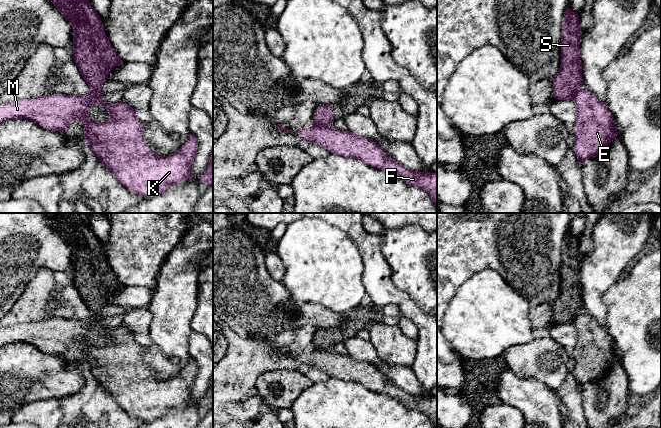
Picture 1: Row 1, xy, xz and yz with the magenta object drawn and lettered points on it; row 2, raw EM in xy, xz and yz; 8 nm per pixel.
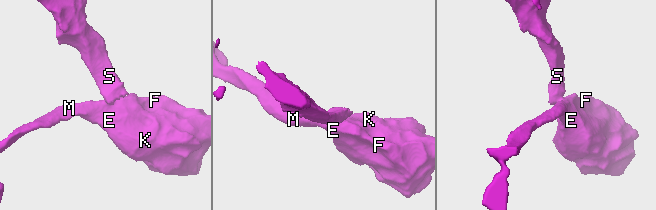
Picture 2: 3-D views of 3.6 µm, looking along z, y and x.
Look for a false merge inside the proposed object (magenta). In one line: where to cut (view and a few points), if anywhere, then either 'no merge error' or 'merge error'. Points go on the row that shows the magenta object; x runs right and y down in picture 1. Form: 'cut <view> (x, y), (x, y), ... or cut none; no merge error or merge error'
cut xy (92, 90), (100, 92); merge error

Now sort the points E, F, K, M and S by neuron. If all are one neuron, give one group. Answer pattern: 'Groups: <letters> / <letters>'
Groups: E F K M / S

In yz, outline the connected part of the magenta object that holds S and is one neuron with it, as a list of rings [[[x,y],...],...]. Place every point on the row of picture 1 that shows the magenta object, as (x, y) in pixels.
[[[567,6],[562,21],[560,70],[552,79],[552,98],[555,101],[573,98],[578,86],[583,83],[583,63],[579,55],[583,32],[579,27],[579,19],[580,13]]]

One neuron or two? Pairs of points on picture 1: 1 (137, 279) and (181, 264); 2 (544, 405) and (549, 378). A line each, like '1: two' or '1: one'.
1: two
2: two

